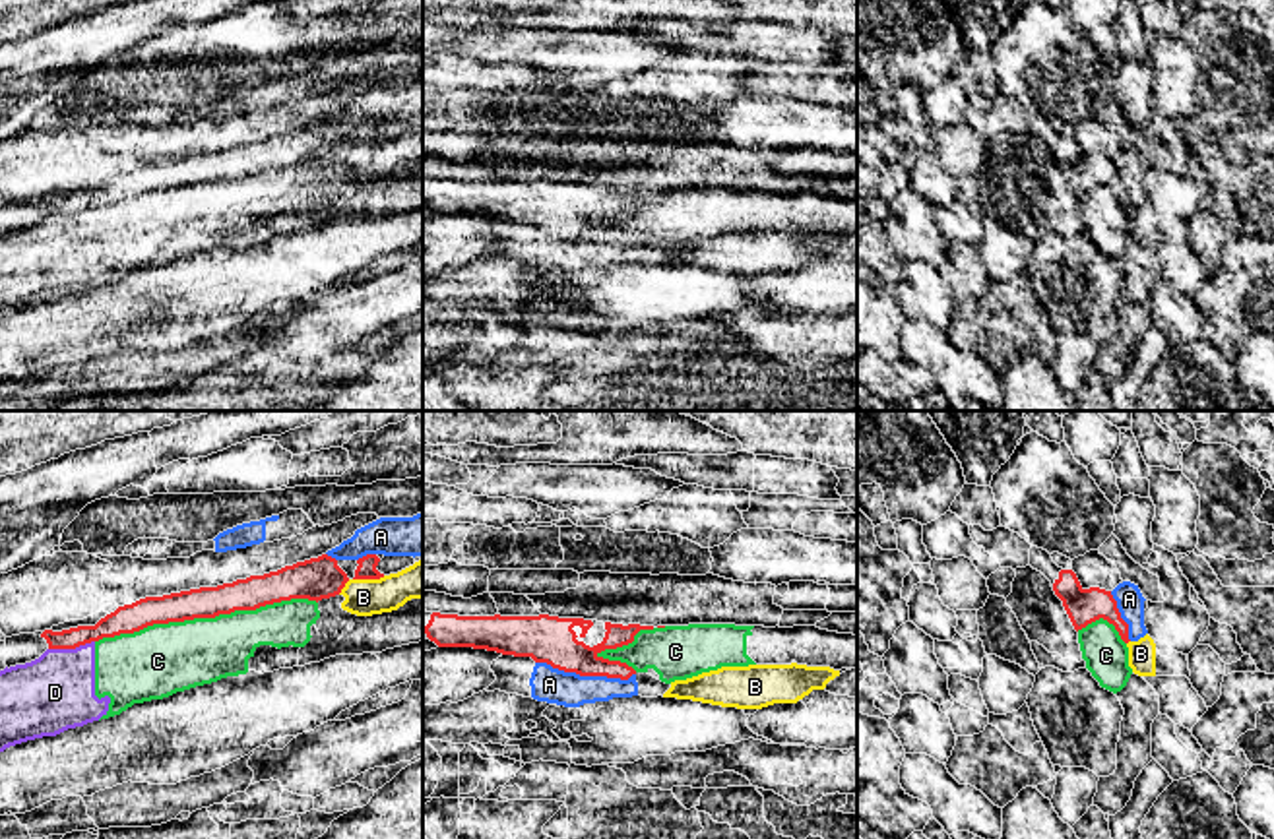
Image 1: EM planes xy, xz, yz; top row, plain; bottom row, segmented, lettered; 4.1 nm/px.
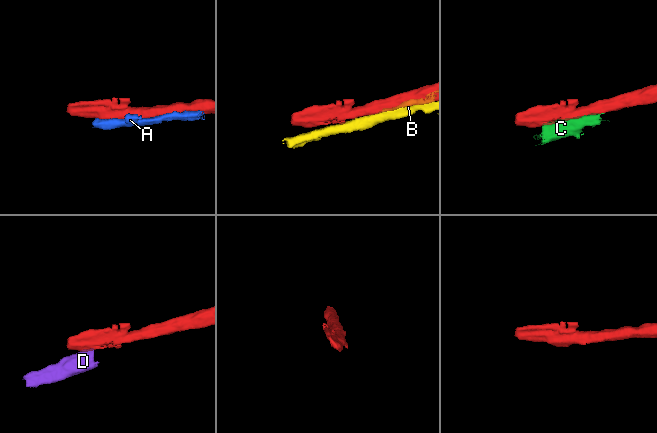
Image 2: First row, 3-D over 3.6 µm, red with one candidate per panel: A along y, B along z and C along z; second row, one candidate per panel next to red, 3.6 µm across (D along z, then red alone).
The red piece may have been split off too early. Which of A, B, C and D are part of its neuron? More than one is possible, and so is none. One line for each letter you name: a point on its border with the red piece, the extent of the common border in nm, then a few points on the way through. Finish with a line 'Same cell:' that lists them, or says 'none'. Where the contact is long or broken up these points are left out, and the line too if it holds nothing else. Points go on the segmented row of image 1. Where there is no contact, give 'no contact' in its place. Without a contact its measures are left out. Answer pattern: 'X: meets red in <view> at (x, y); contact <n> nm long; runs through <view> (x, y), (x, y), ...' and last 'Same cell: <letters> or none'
Same cell: none

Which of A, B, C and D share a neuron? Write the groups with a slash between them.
A / B / C D

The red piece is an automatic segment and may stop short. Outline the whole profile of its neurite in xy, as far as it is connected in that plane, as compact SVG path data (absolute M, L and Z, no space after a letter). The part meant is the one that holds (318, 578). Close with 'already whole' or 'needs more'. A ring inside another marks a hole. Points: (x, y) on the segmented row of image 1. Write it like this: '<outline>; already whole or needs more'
M322 554L277 572L250 575L217 587L200 587L163 597L145 597L118 606L95 626L78 626L62 632L45 630L48 649L76 649L80 645L134 634L153 624L215 618L235 610L256 610L266 605L308 599L322 601L341 593L349 581L337 560Z; already whole

